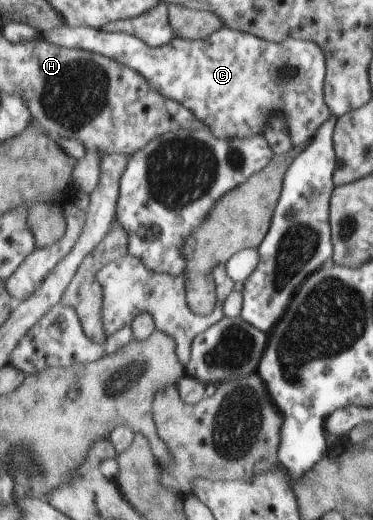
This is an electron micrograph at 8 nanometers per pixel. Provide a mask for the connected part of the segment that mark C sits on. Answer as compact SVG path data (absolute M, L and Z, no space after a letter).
M64 26L43 36L63 48L91 51L141 73L161 95L185 105L222 139L263 135L270 127L270 114L283 112L288 117L294 146L300 150L333 117L325 103L328 61L319 45L311 40L274 42L227 26L203 40L179 37L162 47L150 47L125 33L103 32L88 26Z

